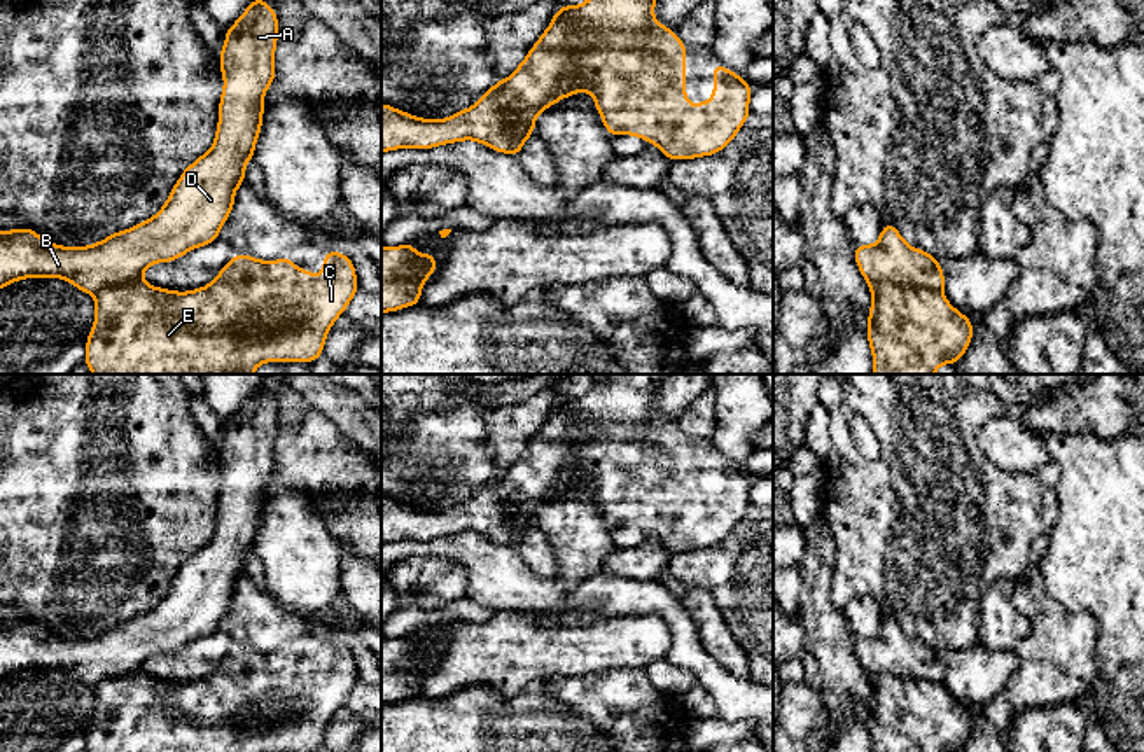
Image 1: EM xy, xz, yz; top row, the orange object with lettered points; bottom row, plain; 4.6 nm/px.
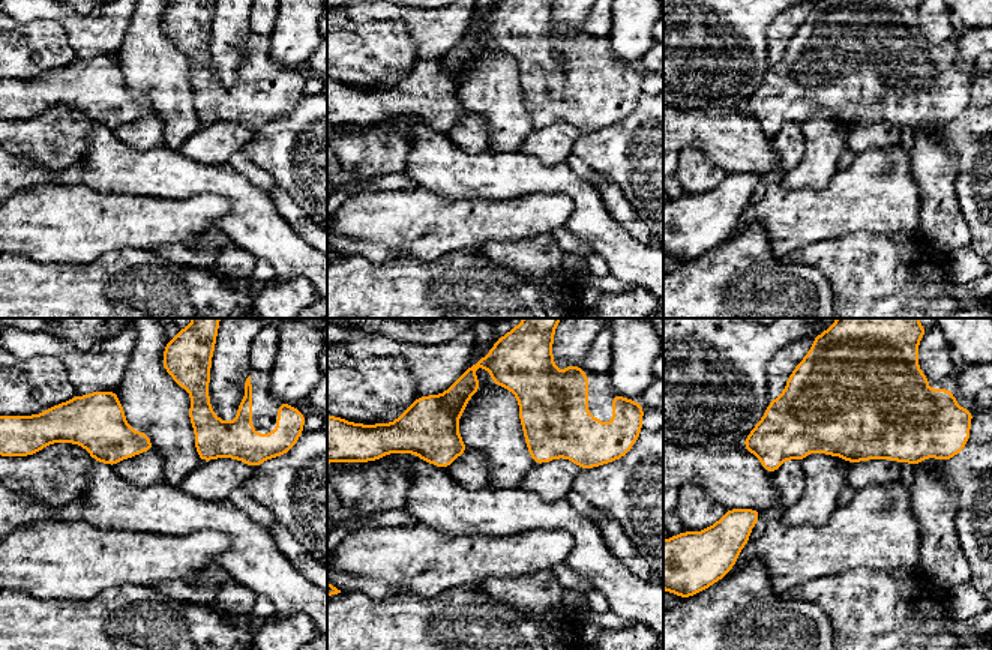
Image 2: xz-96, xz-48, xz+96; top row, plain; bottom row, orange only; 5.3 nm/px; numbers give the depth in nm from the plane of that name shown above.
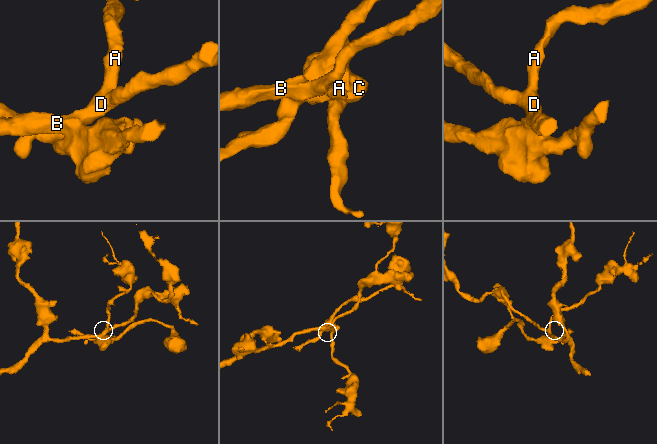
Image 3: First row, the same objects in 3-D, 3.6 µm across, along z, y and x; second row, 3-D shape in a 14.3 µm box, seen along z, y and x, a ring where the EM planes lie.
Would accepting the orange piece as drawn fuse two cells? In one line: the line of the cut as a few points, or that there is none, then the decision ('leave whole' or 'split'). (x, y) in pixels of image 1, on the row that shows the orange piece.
yz (870, 282), (896, 282), (905, 287), (941, 292) | split

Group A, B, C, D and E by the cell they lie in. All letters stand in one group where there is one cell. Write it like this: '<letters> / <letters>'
A B D / C E

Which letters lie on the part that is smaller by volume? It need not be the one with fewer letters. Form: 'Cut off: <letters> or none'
Cut off: C, E

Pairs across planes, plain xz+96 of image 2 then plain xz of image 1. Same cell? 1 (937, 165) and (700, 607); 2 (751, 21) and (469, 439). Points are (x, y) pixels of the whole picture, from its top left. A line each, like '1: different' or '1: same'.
1: same
2: same

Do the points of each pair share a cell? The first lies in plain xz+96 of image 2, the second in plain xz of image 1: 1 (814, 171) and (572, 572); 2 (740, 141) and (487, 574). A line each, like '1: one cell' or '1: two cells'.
1: one cell
2: one cell

